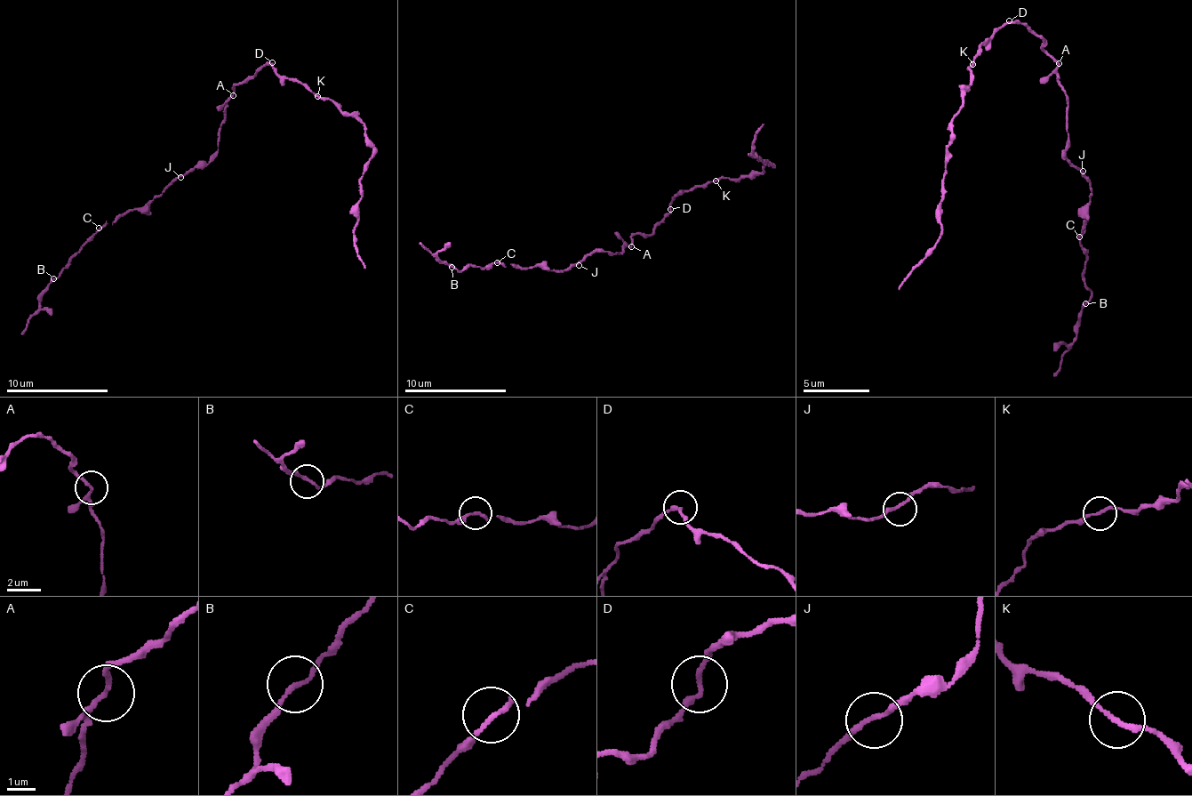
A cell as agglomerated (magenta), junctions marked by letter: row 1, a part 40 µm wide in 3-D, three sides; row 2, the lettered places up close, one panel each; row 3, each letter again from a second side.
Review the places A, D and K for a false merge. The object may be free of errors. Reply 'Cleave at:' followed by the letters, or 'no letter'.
Cleave at: no letter

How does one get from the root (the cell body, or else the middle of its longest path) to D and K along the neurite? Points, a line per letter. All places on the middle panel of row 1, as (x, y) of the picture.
D: (632, 242), (635, 234), (650, 234), (670, 209)
K: (632, 242), (635, 234), (652, 231), (670, 212), (670, 201), (677, 194), (716, 180)

